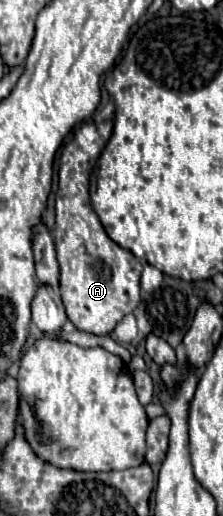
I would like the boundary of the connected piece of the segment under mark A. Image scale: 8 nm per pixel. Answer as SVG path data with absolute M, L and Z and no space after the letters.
M86 121L76 129L74 139L66 144L60 155L60 179L55 199L55 225L54 243L56 243L56 255L60 263L60 293L66 307L68 319L80 329L94 335L108 335L114 331L118 321L136 309L140 303L140 273L142 265L140 261L120 245L116 245L104 231L100 219L96 217L92 205L90 205L90 175L102 153L102 149L110 139L113 131L112 121Z

